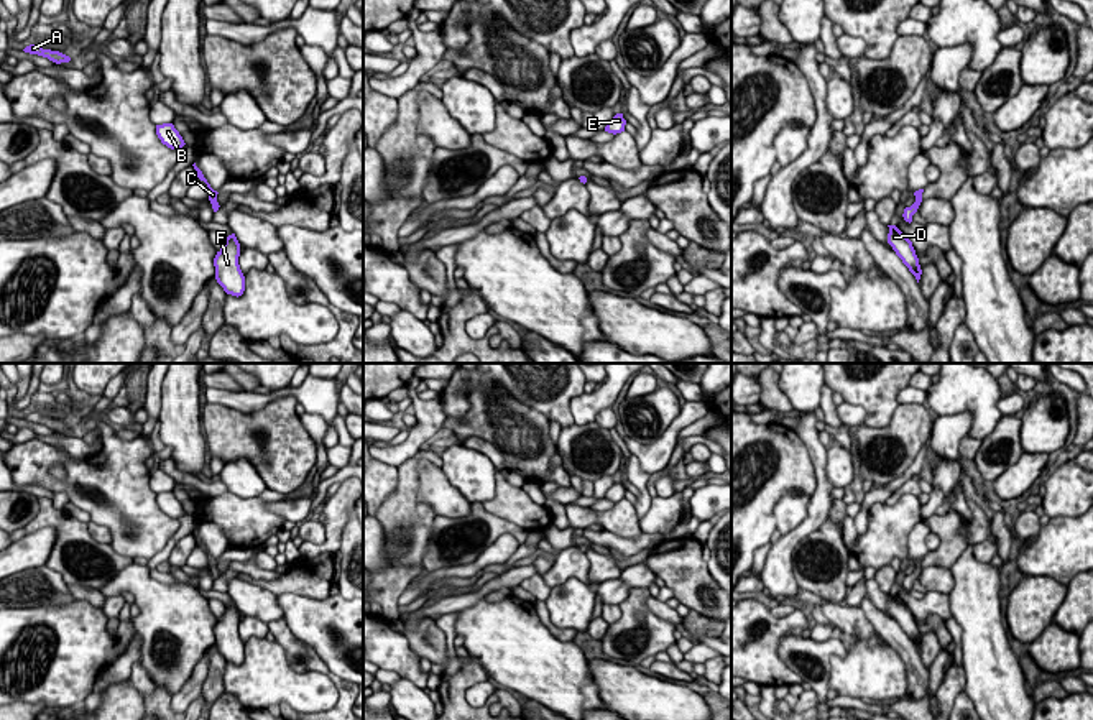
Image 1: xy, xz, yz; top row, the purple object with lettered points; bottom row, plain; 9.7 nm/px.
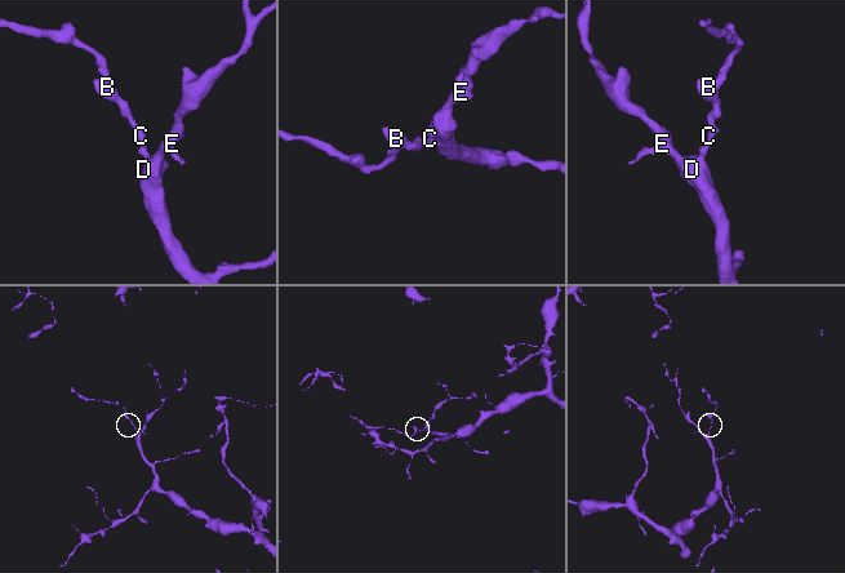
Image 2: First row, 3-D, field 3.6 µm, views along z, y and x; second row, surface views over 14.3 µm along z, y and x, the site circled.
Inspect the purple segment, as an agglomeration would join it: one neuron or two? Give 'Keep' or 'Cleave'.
Keep

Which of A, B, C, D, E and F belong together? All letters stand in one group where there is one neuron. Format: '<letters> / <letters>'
A B C D E F

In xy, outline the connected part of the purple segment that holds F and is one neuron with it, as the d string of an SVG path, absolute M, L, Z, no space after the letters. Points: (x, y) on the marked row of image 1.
M235 233L225 237L224 247L214 258L215 279L227 294L242 296L245 291L245 276L238 265L240 243Z

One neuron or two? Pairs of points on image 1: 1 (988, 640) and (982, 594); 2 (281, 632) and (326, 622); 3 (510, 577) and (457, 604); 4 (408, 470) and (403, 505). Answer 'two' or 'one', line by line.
1: one
2: two
3: one
4: one

